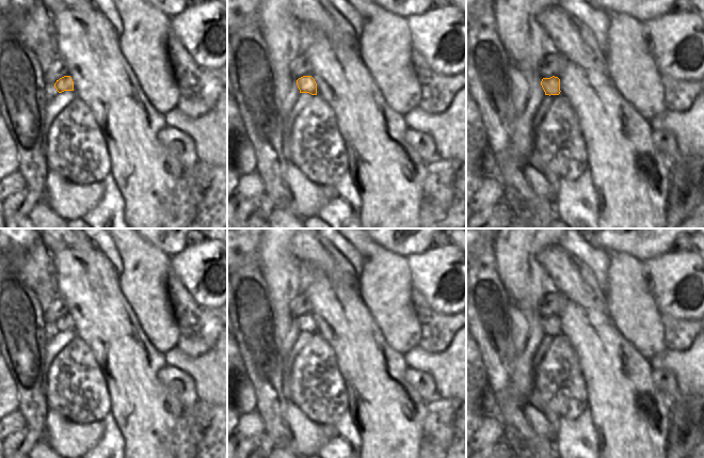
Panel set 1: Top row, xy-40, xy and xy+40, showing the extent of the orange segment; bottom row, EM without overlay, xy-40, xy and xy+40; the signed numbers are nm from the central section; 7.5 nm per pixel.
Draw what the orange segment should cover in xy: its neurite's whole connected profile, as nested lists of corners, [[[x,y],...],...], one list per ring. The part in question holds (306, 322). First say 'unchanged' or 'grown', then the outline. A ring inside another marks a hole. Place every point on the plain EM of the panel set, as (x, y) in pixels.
unchanged; [[[303,315],[297,319],[300,332],[309,332],[317,334],[317,322],[311,315]]]

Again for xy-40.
unchanged; [[[64,315],[57,319],[54,327],[59,332],[64,330],[74,330],[74,320],[70,315]]]

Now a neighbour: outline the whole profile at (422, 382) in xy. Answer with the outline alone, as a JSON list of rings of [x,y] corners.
[[[407,368],[404,378],[409,385],[427,402],[434,399],[436,395],[436,384],[434,378],[422,370]]]

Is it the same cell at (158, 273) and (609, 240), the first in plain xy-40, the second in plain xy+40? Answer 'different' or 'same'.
different

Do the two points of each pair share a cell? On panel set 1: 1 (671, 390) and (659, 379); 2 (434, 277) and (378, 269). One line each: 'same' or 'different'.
1: same
2: different

